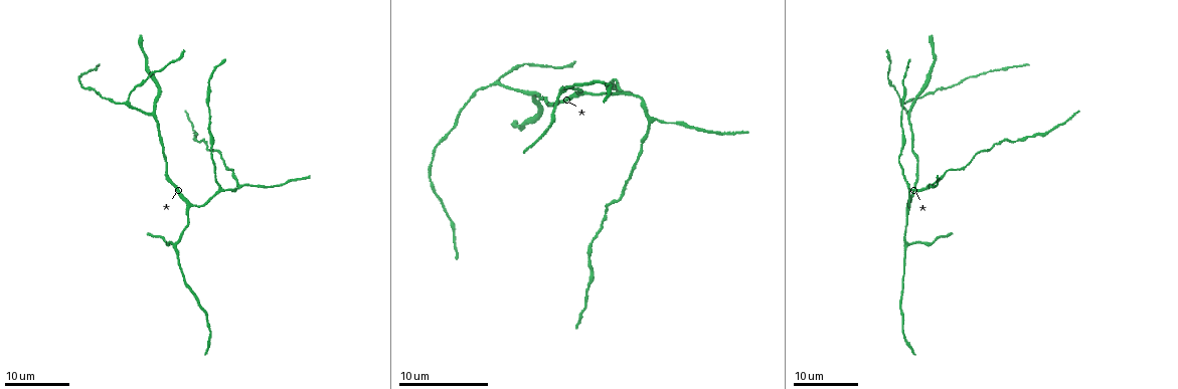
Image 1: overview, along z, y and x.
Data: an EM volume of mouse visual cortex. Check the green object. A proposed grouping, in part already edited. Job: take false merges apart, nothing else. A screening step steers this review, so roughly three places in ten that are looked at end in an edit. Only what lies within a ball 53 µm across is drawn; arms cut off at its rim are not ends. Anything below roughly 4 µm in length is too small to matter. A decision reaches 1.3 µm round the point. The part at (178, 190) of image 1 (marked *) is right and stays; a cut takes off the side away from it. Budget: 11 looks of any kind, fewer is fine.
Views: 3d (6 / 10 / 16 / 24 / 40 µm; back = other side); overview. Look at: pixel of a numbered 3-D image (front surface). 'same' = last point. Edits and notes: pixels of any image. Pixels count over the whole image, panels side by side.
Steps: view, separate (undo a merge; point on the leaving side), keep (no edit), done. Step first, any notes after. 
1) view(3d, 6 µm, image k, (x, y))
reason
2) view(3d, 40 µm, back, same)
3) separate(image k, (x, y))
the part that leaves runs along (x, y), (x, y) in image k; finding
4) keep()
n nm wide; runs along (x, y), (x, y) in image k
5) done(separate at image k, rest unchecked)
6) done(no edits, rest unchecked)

view(3d, 16 µm, image 1, (192, 205))
three-way junction

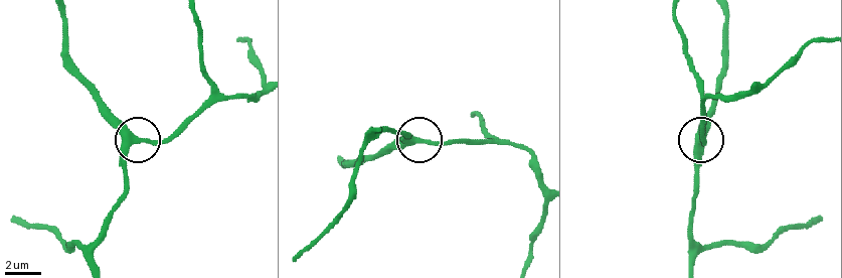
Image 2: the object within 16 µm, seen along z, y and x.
view(3d, 6 µm, image 2, (414, 138))

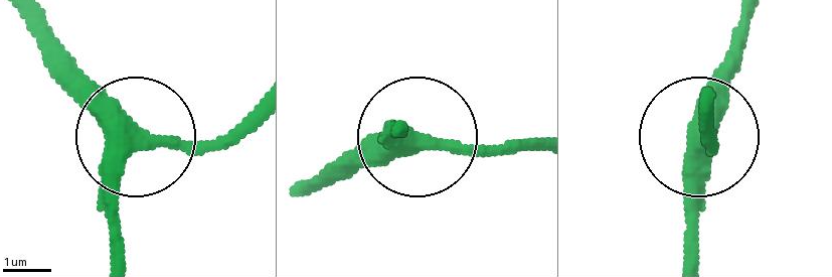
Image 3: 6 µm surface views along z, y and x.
keep()
380 nm wide; runs along (323, 179), (383, 163), (416, 136), (395, 132) in image 3; one cell here

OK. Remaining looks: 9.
view(3d, 24 µm, image 1, (626, 93))
a fork

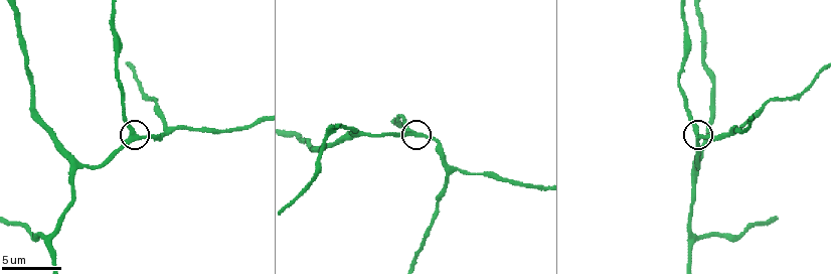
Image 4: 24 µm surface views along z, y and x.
view(3d, 6 µm, image 4, (697, 131))

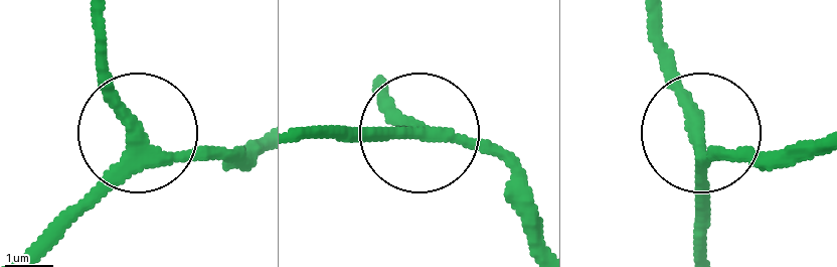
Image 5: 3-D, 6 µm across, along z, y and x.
keep()
side arm 23 µm; 3 arms; one cell here

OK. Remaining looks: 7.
view(3d, 6 µm, image 4, (327, 129))
three arms meet

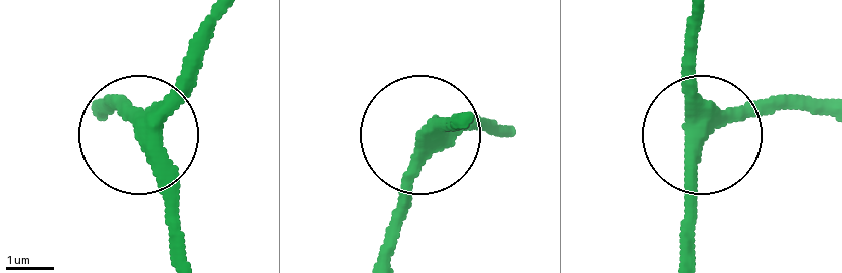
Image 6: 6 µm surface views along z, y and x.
keep()
3 arms; runs along (696, 14), (700, 131), (817, 111) in image 6; continuous, no second cell

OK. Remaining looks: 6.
view(3d, 16 µm, image 1, (151, 112))
three-way junction

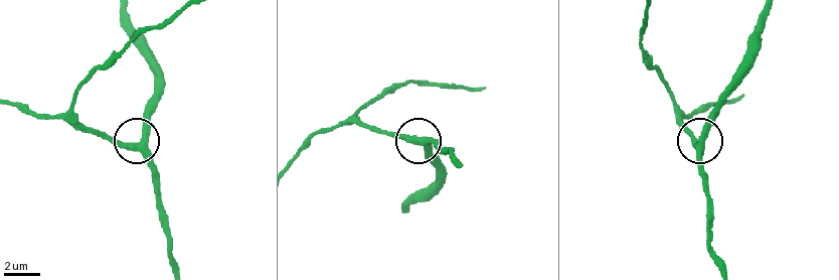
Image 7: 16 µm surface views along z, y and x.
view(3d, 6 µm, image 7, (418, 139))
closer look

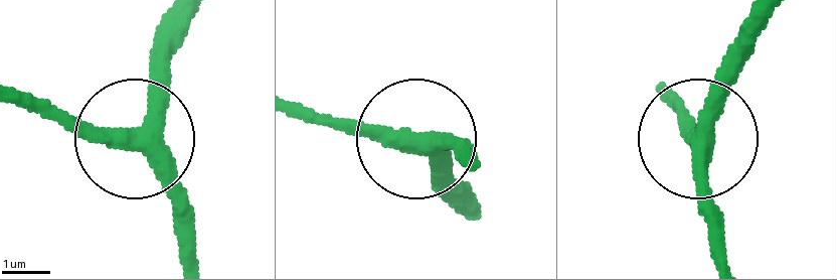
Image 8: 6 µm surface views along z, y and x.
view(3d, 6 µm, back, image 8, (128, 134))

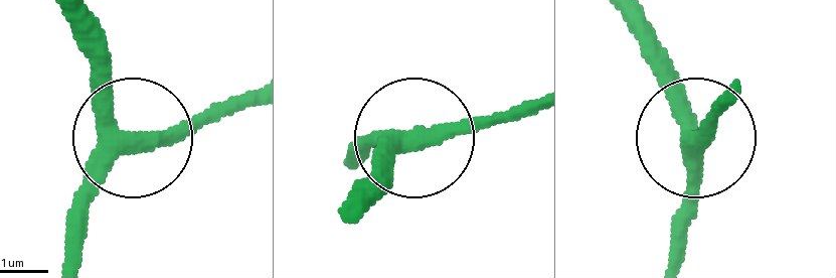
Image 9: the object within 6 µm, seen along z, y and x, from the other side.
keep()
350 nm wide; runs along (66, 251), (74, 202), (127, 142), (103, 70), (74, 38) in image 9; all the same cell

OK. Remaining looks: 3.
view(3d, 24 µm, image 1, (493, 81))
a fork

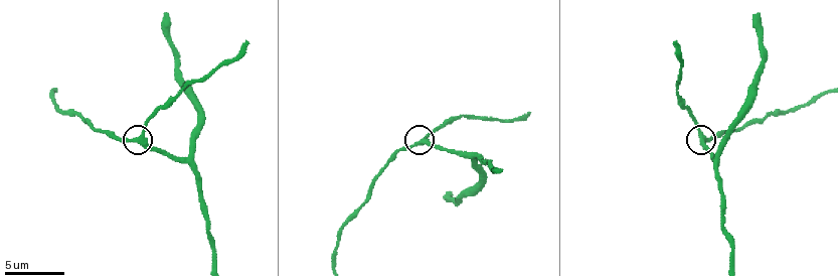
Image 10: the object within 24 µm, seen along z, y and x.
view(3d, 6 µm, image 10, (140, 136))

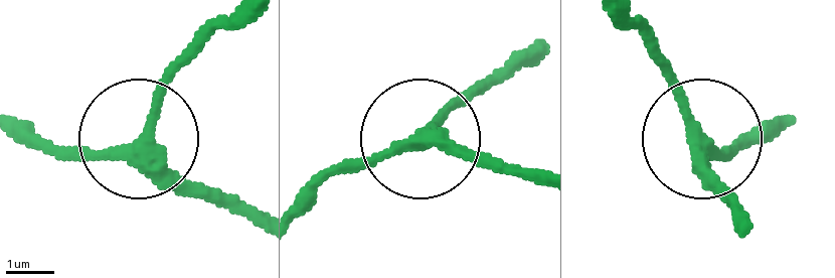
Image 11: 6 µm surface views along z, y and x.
keep()
runs along (258, 226), (150, 150), (154, 102), (194, 57) in image 11; continuous, no second cell

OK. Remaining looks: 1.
view(3d, 10 µm, image 4, (167, 130))
small branch off a trunk

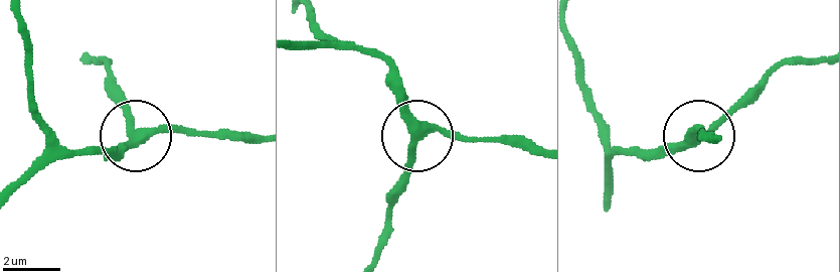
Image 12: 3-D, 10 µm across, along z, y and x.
keep()
3 arms; runs along (298, 43), (377, 57), (421, 135), (512, 137) in image 12; all the same cell

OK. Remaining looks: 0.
done(no edits, rest unchecked)

